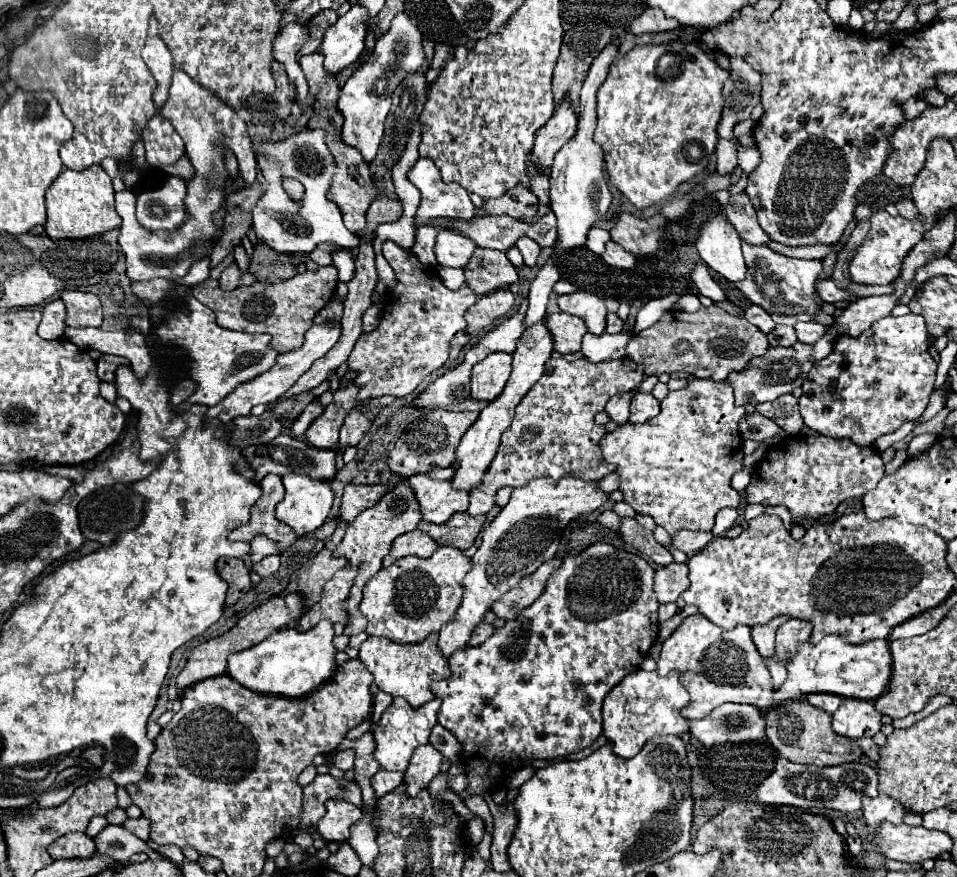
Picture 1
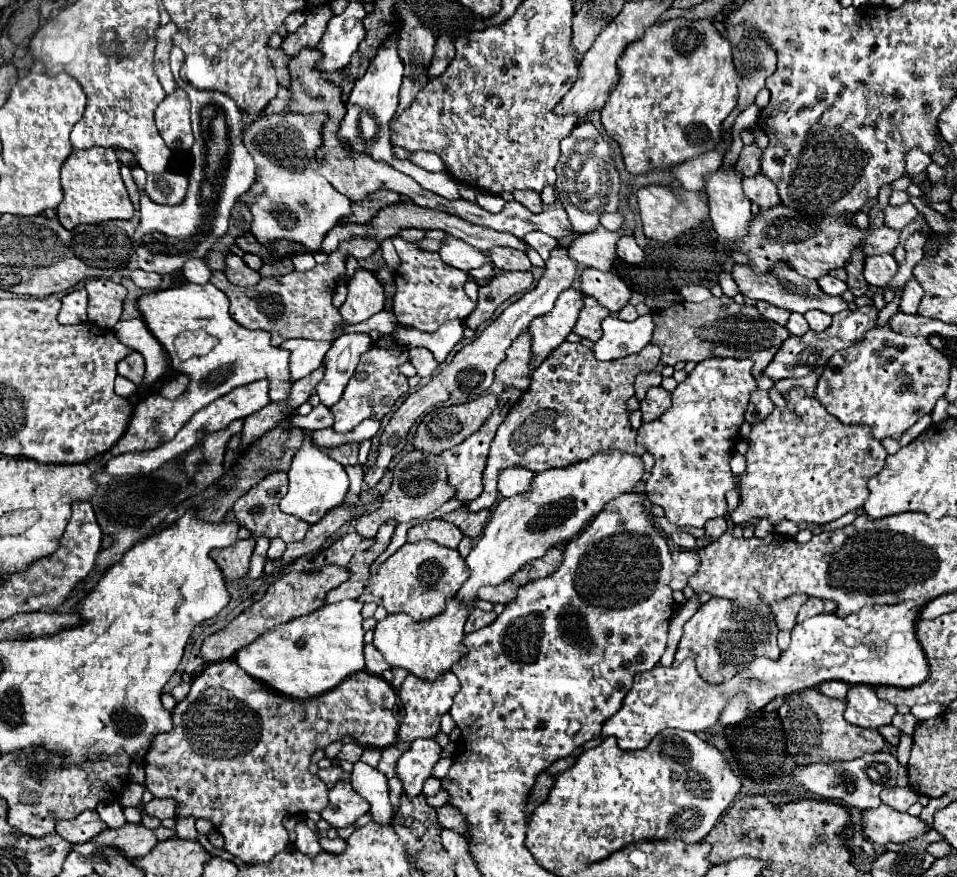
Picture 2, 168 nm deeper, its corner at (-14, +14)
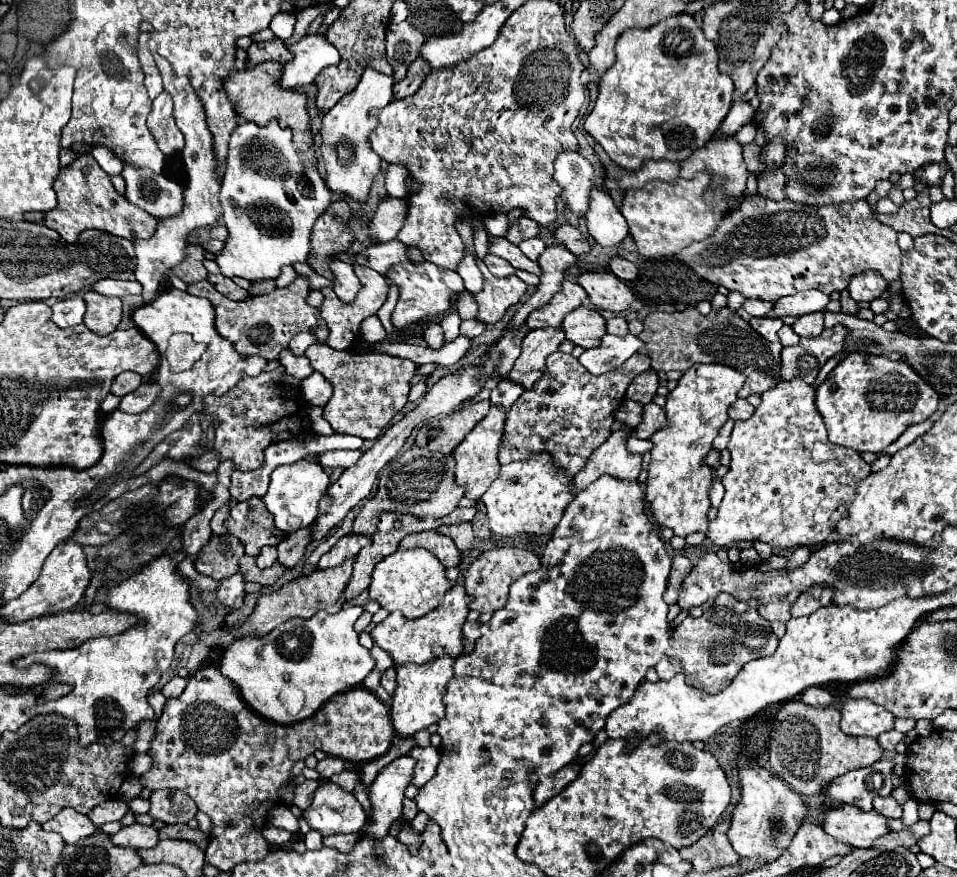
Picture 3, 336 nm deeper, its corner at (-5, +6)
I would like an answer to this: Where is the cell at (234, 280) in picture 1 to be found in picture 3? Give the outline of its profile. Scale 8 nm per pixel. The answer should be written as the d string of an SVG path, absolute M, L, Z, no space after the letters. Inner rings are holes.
M205 259L203 263L205 263L205 269L209 271L209 277L207 277L209 283L211 283L219 293L223 293L225 297L229 297L229 299L233 299L233 301L241 301L241 299L247 299L247 297L249 297L249 293L247 293L245 289L237 287L229 277L223 277L223 275L221 275L219 265L217 265L215 261Z

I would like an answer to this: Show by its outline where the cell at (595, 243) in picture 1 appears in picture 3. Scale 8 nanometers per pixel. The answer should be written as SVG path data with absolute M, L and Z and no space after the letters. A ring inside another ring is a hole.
M601 189L591 197L589 215L585 215L585 217L587 217L589 233L603 247L617 245L627 235L625 217L619 213L619 209L615 207L613 199Z

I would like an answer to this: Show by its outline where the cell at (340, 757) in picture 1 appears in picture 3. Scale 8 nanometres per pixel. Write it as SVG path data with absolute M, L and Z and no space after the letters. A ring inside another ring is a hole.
M325 757L323 761L319 761L317 771L319 771L321 779L329 779L331 775L345 771L345 761L339 757Z

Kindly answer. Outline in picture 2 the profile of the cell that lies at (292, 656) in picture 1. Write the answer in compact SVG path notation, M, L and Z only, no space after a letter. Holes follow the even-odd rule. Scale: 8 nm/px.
M344 599L340 603L324 605L310 615L296 617L294 621L288 621L280 627L274 627L272 631L266 631L262 637L258 637L254 643L246 645L236 653L236 663L254 679L262 681L270 689L294 697L298 701L306 701L312 697L318 697L330 689L334 689L340 681L346 677L362 671L366 667L364 663L364 629L362 629L362 603L356 599Z

